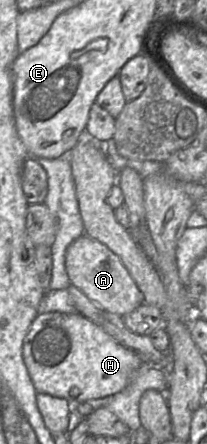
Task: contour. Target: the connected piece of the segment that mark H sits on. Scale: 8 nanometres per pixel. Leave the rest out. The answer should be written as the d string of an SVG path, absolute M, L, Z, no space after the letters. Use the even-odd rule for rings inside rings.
M50 312L39 314L35 320L32 322L31 327L24 339L23 343L23 360L34 387L38 393L45 393L59 398L65 398L71 406L71 411L73 407L82 402L101 402L107 397L110 397L120 391L122 391L130 382L133 373L143 364L142 358L133 350L125 347L118 341L116 341L112 336L106 333L101 327L93 323L91 320L85 318L80 314L66 314L60 312ZM72 387L77 387L80 393L77 397L70 395L70 390Z

